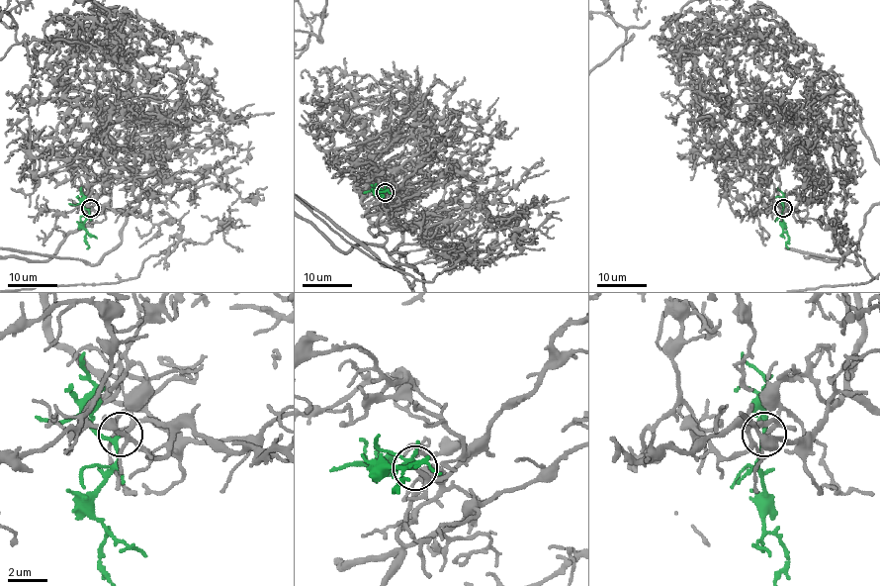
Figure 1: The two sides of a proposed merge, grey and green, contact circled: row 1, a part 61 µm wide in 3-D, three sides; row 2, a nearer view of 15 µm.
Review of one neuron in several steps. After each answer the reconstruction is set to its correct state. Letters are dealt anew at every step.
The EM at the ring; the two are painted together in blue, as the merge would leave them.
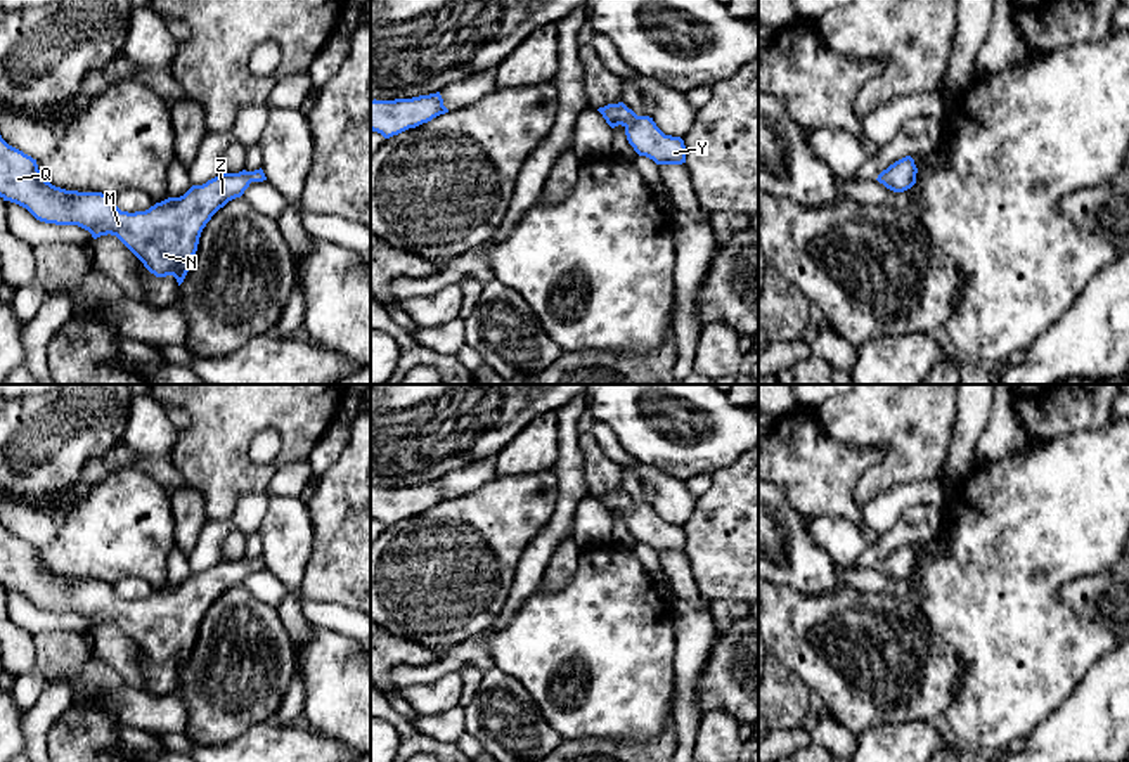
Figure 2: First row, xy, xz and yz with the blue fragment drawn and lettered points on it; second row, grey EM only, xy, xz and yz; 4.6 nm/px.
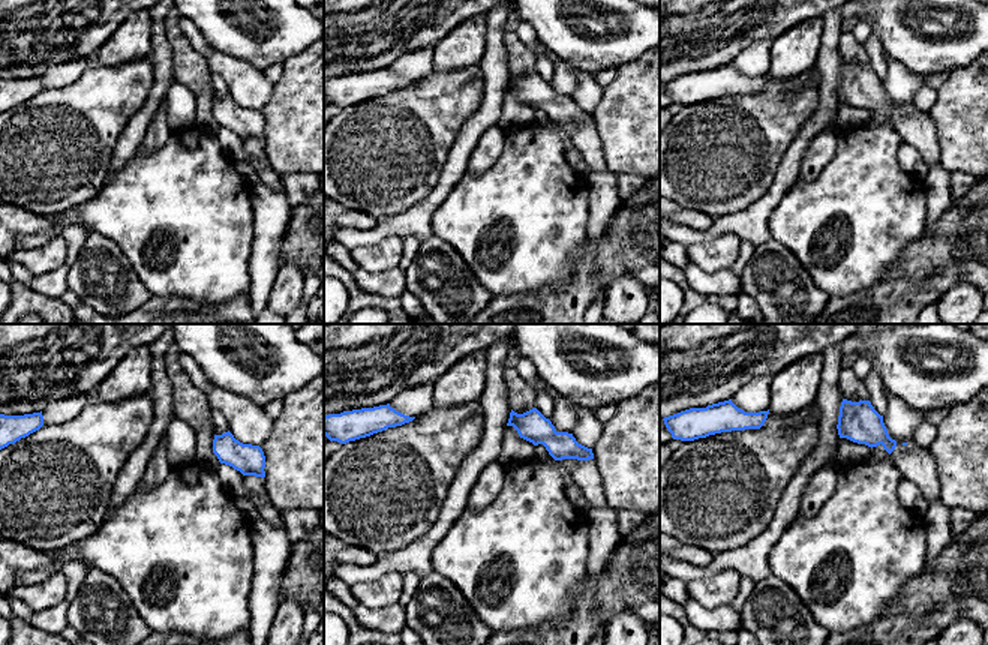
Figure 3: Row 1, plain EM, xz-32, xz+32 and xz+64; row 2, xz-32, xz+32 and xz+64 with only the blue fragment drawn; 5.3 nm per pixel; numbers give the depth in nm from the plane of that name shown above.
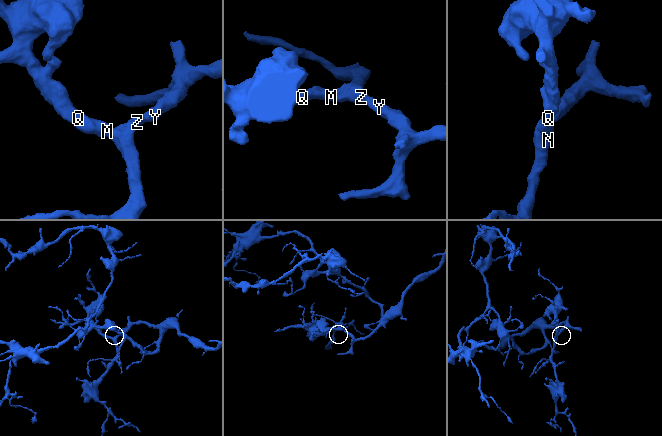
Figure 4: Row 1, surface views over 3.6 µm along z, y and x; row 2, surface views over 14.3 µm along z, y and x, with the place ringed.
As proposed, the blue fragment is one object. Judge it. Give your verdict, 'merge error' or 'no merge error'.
no merge error

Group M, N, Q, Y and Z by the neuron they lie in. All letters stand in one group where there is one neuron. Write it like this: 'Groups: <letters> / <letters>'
Groups: M N Q Y Z

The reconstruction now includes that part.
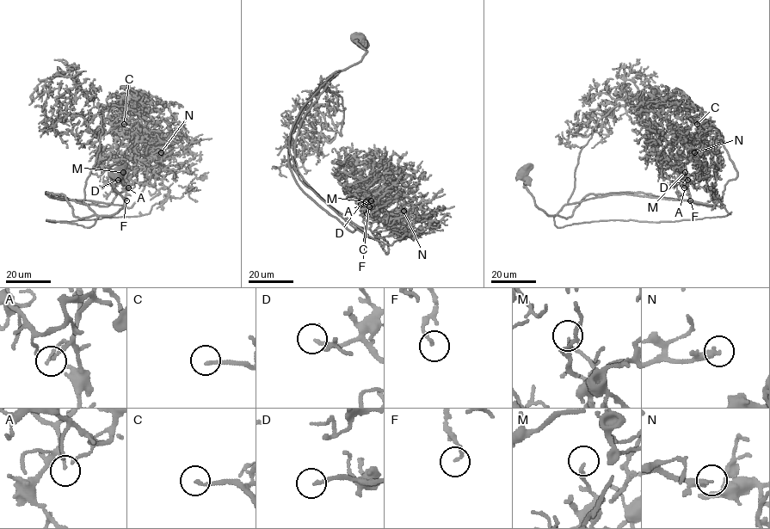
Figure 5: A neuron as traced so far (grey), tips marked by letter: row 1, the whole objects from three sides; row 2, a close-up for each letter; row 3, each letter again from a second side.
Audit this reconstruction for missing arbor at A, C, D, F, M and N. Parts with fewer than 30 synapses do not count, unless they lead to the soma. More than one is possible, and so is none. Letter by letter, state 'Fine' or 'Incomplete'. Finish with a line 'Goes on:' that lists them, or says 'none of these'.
A: Fine
C: Incomplete
D: Fine
F: Fine
M: Fine
N: Incomplete
Goes on: C, N

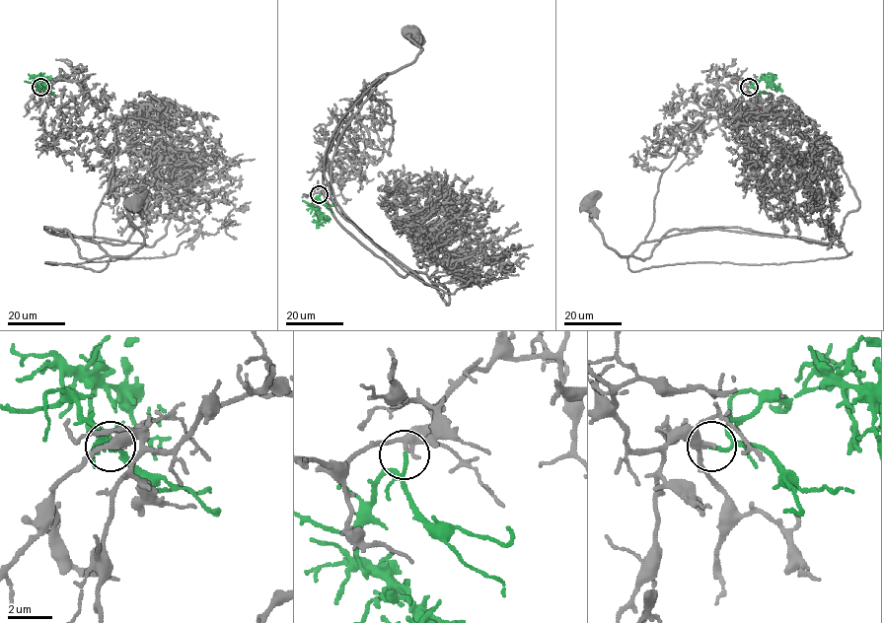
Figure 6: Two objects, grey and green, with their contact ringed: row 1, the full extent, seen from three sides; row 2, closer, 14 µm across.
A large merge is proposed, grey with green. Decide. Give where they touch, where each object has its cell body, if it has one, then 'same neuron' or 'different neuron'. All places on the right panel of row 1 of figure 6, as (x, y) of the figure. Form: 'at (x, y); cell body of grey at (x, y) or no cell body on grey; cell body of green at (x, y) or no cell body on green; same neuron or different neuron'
at (749, 87); cell body of grey at (587, 203); no cell body on green; same neuron

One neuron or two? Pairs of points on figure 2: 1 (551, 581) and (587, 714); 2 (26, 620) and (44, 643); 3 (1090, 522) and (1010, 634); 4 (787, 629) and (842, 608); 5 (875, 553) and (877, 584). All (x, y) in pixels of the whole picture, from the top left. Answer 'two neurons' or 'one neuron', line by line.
1: two neurons
2: two neurons
3: one neuron
4: one neuron
5: two neurons

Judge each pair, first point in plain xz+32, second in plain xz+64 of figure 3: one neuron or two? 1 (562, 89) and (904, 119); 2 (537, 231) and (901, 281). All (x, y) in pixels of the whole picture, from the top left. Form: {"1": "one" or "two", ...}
{"1": "one", "2": "two"}

